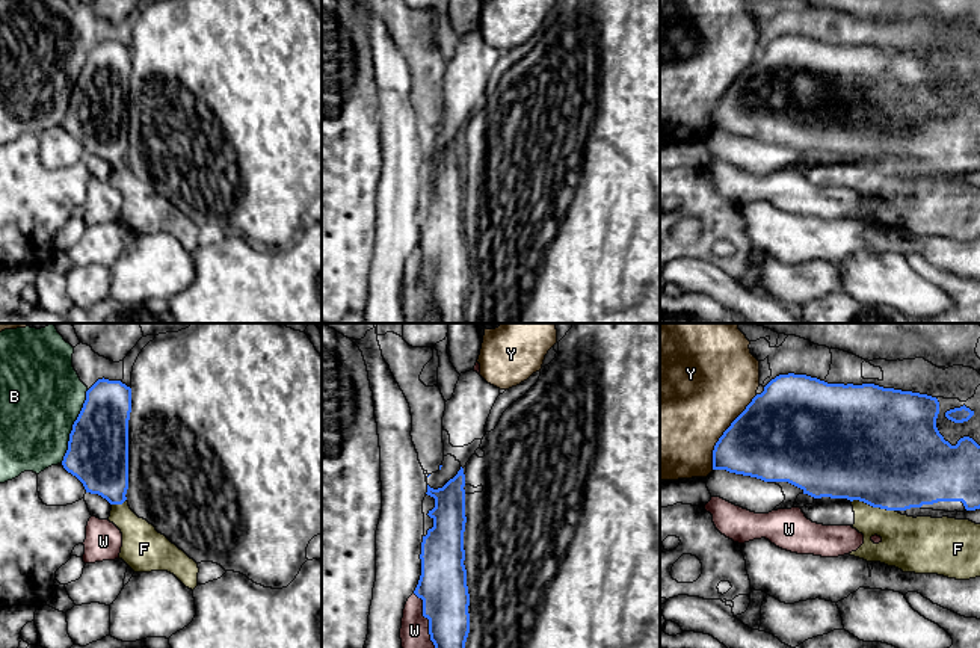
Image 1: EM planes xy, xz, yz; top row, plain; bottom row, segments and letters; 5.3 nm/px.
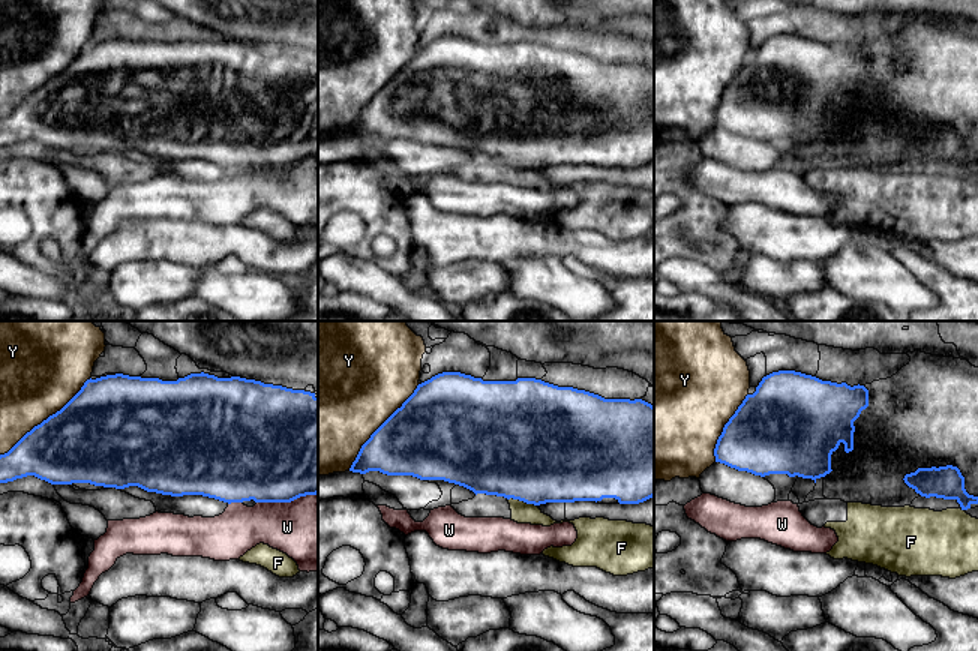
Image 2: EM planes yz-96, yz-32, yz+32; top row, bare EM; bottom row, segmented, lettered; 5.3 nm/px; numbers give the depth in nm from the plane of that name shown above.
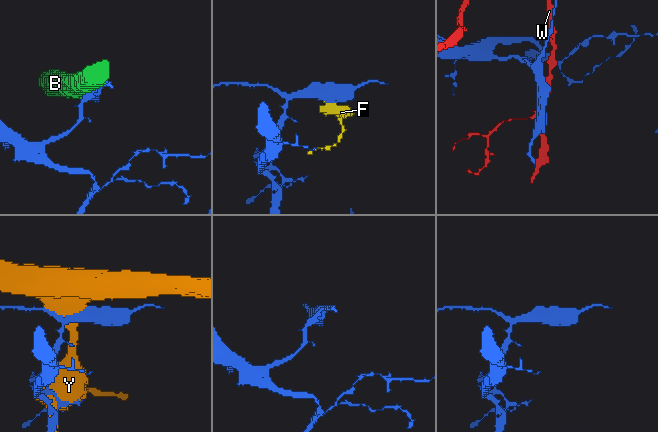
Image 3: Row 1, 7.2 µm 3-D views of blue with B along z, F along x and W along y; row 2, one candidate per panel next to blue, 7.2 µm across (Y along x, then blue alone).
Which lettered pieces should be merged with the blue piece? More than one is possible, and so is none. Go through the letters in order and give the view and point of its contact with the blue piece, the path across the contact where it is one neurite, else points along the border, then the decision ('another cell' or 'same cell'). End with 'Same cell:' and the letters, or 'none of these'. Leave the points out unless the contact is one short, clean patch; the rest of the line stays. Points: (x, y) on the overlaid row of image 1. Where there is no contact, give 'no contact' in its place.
B: meets blue in xy at (73, 426); another cell
F: meets blue in yz at (873, 506); same cell
W: meets blue in xz at (428, 618); another cell
Y: meets blue in yz at (724, 432); another cell
Same cell: F

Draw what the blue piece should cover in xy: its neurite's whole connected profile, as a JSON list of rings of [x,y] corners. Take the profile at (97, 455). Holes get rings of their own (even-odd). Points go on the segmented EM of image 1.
[[[98,379],[86,391],[86,400],[72,424],[62,465],[83,483],[86,492],[98,494],[112,505],[109,521],[122,533],[119,559],[134,572],[168,571],[193,591],[198,586],[198,563],[128,506],[125,494],[128,489],[130,412],[131,388],[121,381]]]

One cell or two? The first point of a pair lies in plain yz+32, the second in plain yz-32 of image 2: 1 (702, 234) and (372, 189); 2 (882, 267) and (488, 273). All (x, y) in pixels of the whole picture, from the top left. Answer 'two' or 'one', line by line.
1: one
2: two

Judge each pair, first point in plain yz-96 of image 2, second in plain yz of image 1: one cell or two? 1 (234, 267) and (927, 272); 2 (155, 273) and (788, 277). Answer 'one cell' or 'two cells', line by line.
1: one cell
2: one cell

